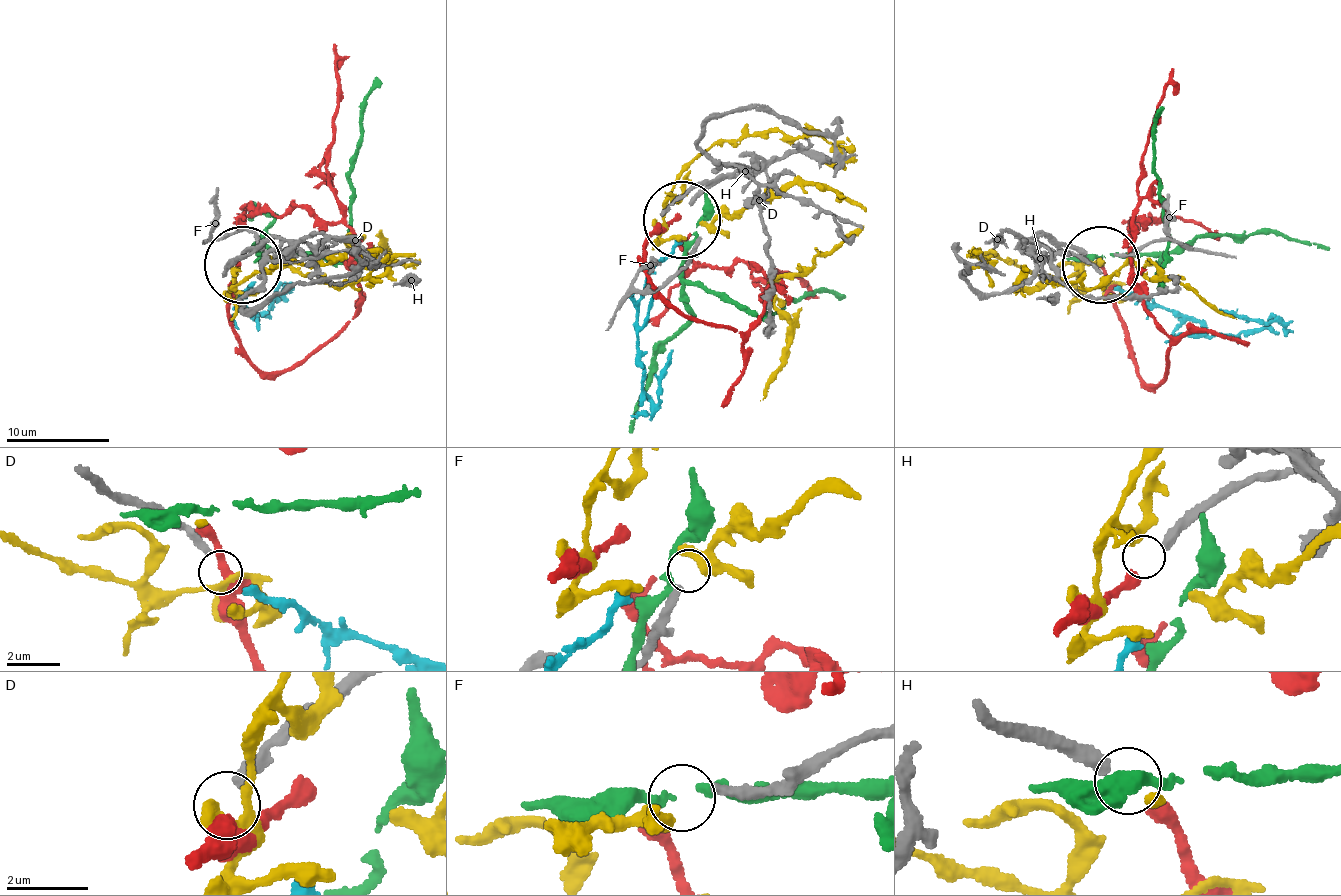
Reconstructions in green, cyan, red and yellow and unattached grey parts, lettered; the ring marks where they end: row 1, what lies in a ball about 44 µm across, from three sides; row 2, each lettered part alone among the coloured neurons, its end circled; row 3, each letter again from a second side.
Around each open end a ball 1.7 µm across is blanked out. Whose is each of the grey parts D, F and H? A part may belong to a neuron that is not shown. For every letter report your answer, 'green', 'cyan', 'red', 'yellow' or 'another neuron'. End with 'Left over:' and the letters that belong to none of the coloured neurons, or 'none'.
D: another neuron
F: yellow
H: red
Left over: D

